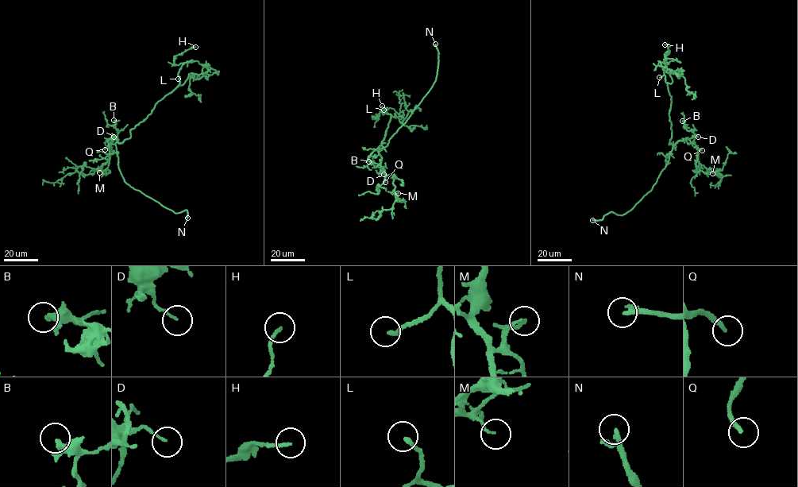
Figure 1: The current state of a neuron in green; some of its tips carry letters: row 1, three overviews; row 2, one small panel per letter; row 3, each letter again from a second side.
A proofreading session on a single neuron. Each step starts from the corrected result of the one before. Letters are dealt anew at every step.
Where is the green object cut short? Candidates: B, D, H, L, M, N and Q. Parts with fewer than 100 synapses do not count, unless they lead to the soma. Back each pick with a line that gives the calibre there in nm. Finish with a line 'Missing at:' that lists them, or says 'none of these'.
N: 160 nm thick
Q: 240 nm thick
Missing at: N, Q

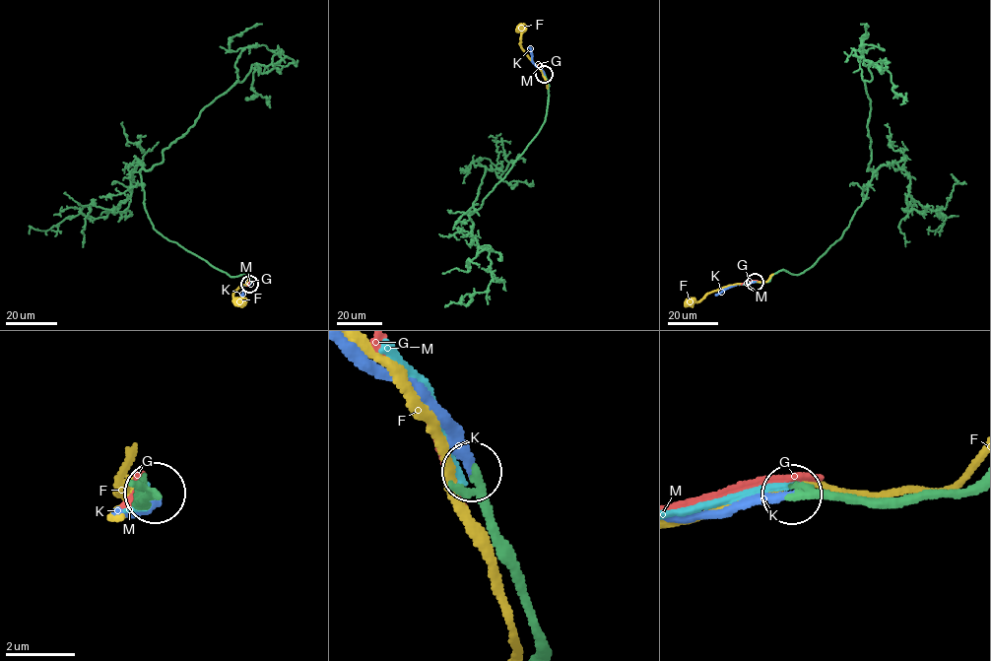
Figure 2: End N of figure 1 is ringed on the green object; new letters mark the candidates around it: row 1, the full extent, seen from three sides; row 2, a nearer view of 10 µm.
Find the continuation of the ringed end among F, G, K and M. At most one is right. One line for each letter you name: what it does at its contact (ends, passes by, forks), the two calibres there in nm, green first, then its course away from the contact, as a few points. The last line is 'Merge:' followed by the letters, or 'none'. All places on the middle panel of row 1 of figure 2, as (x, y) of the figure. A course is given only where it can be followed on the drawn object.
K: It ends there. Thickness 280 nm (green) against 240 nm. Its course: (544, 74), (533, 64), (528, 47)
Merge: K

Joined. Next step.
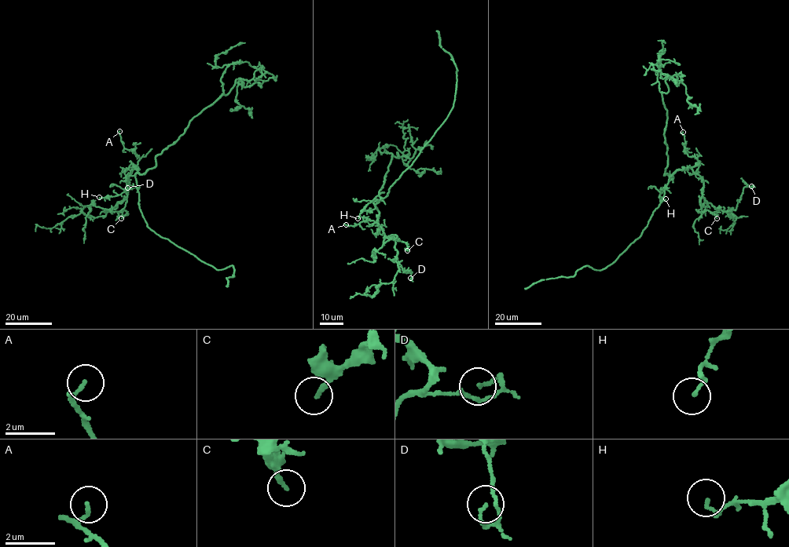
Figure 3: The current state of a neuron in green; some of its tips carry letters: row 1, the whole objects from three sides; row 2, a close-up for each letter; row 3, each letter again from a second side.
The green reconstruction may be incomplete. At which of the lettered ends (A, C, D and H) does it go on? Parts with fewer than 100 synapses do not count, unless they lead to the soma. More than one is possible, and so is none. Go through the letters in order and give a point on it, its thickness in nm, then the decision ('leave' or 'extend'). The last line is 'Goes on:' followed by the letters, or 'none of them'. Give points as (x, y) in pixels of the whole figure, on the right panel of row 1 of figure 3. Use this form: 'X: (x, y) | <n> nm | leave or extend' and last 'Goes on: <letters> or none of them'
A: (683, 132) | 110 nm | leave
C: (717, 218) | 170 nm | leave
D: (751, 186) | 120 nm | leave
H: (666, 198) | 140 nm | leave
Goes on: none of them

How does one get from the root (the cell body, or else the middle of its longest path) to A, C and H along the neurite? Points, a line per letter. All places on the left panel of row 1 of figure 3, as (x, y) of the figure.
A: (137, 188), (135, 176), (138, 169), (133, 168), (139, 158), (124, 147), (119, 131)
C: (137, 188), (135, 176), (138, 169), (133, 168), (126, 182), (126, 202), (121, 211), (126, 213), (121, 218)
H: (137, 188), (133, 187), (114, 196), (99, 197)

